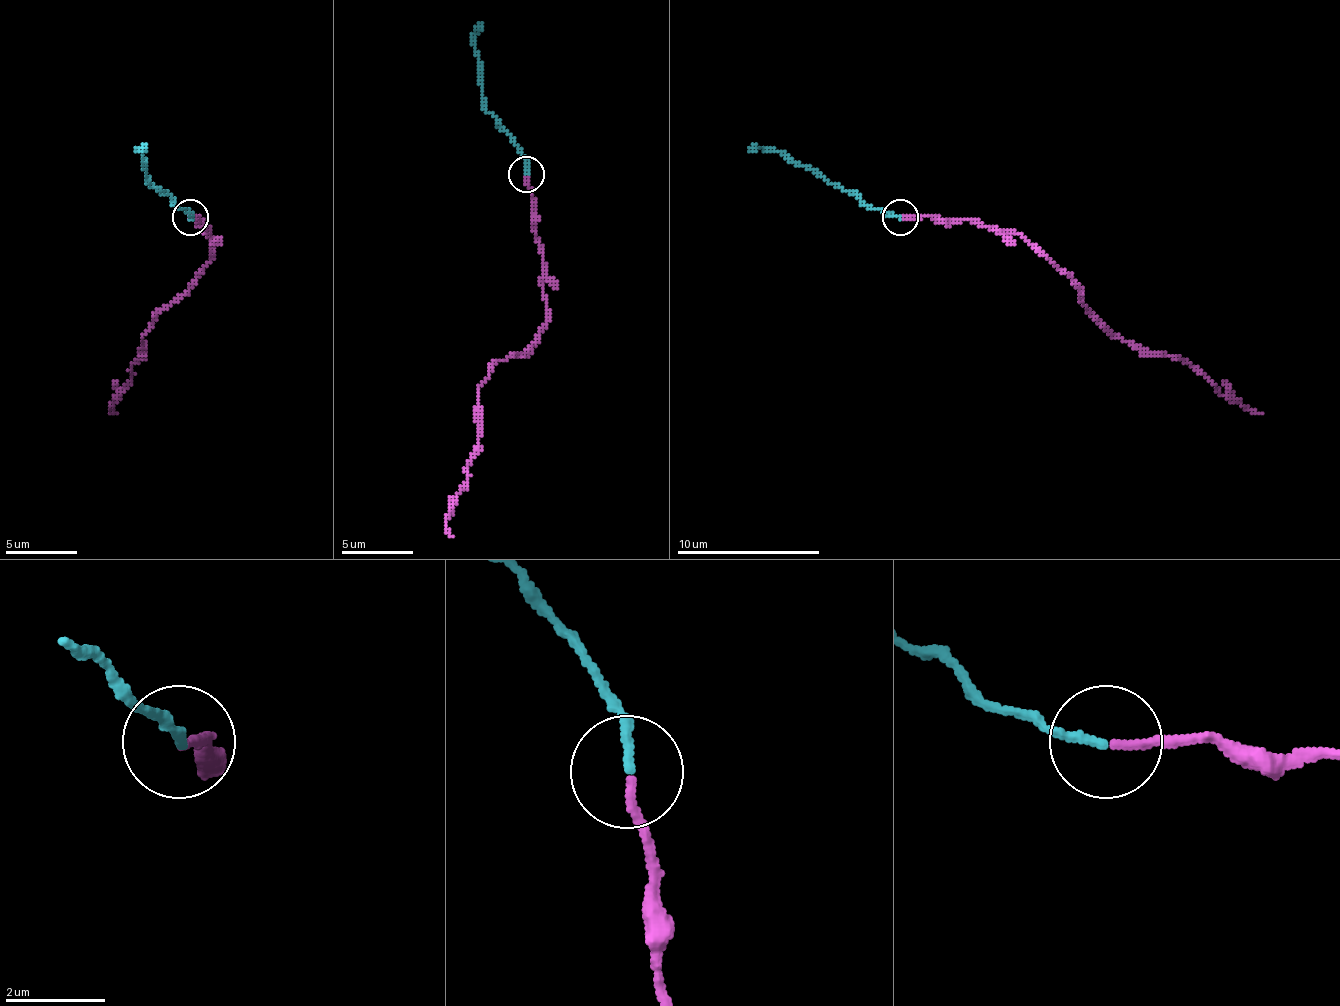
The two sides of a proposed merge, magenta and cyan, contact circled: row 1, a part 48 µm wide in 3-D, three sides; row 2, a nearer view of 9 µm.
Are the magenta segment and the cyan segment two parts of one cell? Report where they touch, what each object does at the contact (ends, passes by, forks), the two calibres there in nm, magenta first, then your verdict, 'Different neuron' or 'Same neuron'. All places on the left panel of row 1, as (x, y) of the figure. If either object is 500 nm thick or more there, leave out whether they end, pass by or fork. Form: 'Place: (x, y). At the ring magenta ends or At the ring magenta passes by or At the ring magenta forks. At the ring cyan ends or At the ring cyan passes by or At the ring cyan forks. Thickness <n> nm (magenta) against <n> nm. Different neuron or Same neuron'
Place: (190, 217). At the ring magenta ends. At the ring cyan ends. Thickness 150 nm (magenta) against 170 nm. Same neuron

